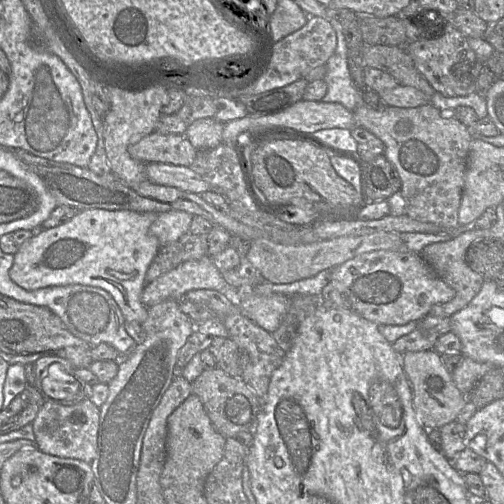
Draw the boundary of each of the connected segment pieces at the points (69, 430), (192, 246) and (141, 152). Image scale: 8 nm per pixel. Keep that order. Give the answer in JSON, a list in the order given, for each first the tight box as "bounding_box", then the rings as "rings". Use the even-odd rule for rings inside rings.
[{"bounding_box":[31,398,100,464],"rings":[[[89,398],[74,405],[45,401],[31,424],[35,435],[34,442],[40,451],[61,458],[82,460],[89,464],[95,459],[100,427],[100,408]]]},{"bounding_box":[145,232,209,286],"rings":[[[188,232],[177,241],[162,245],[147,271],[145,286],[181,263],[199,260],[204,256],[209,256],[208,235],[206,234]]]},{"bounding_box":[128,131,198,166],"rings":[[[154,131],[128,148],[130,155],[141,162],[165,162],[191,166],[198,150],[184,135]]]}]

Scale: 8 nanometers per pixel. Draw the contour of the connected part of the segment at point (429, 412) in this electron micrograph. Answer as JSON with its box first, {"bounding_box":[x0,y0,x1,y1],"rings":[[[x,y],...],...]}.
{"bounding_box":[402,350,467,429],"rings":[[[435,350],[406,352],[402,365],[411,385],[416,418],[425,429],[441,428],[457,419],[467,403],[467,396],[456,387],[451,373],[445,368],[441,356]]]}

